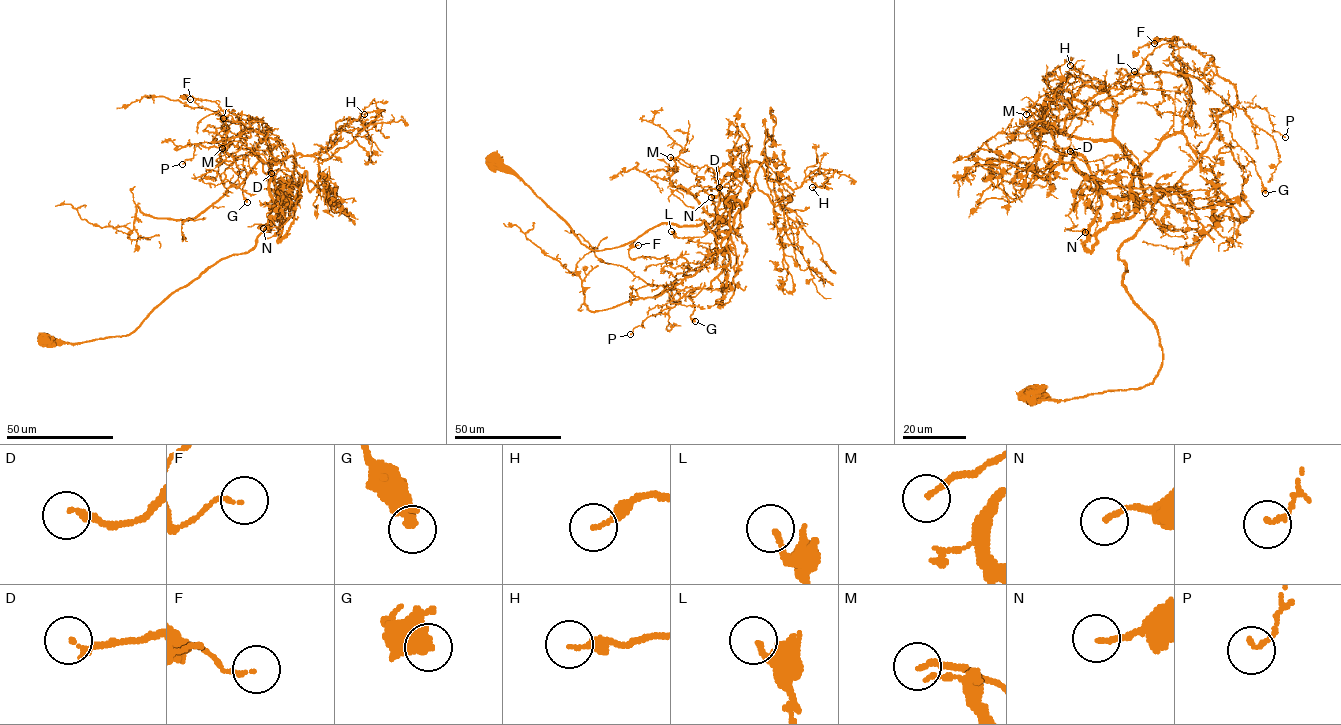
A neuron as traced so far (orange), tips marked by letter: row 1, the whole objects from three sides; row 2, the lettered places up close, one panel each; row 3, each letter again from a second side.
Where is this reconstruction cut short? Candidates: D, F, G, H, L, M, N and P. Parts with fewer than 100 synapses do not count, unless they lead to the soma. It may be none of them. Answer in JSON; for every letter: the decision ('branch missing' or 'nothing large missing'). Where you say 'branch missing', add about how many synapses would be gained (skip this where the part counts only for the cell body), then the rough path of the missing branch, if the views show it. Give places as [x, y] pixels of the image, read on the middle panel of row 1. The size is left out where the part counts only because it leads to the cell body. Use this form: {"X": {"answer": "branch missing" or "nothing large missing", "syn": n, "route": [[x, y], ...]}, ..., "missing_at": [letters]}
{"D": {"answer": "nothing large missing"}, "F": {"answer": "nothing large missing"}, "G": {"answer": "nothing large missing"}, "H": {"answer": "nothing large missing"}, "L": {"answer": "nothing large missing"}, "M": {"answer": "nothing large missing"}, "N": {"answer": "nothing large missing"}, "P": {"answer": "nothing large missing"}, "missing_at": []}

